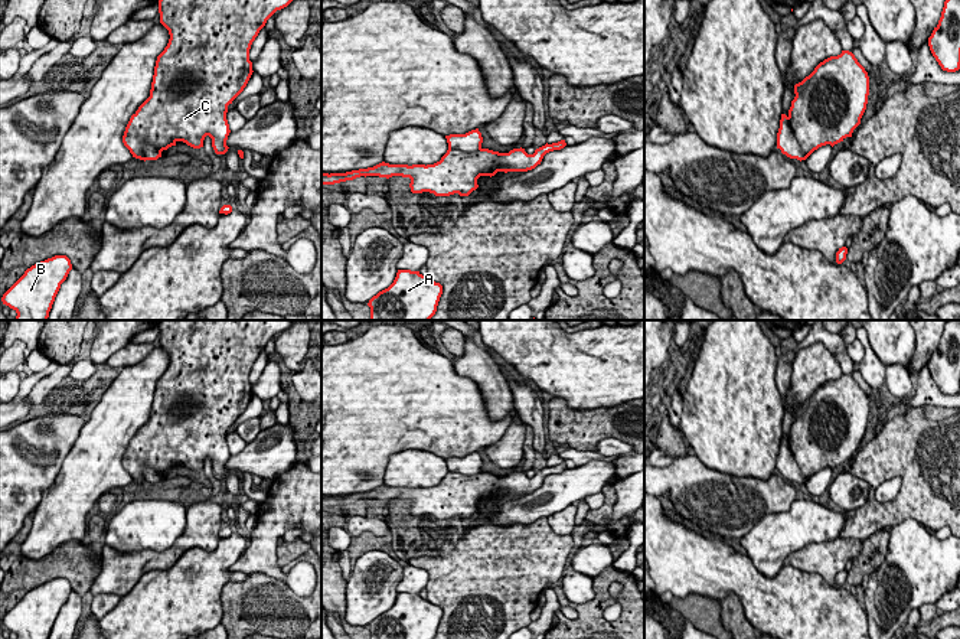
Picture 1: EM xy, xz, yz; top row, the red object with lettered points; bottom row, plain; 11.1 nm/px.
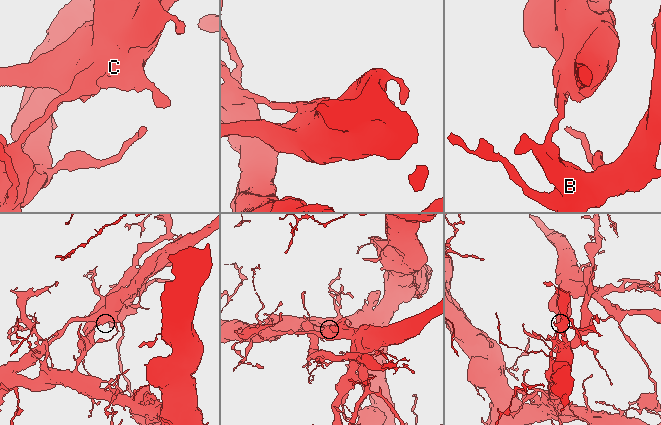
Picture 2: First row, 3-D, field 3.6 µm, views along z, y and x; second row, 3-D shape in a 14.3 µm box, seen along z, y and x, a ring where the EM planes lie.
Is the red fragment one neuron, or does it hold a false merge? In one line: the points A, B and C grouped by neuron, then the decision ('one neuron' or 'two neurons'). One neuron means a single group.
groups A B / C; two neurons

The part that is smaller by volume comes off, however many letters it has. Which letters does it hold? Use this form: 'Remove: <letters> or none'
Remove: C

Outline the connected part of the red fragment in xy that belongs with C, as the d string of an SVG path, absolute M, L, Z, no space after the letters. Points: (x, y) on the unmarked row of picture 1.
M160 320L160 346L169 353L170 362L157 379L150 420L131 439L123 466L133 480L147 483L143 467L153 467L157 473L167 473L183 464L193 472L203 470L206 459L212 462L216 477L228 475L226 463L231 456L226 443L228 428L244 414L251 398L249 372L267 343L287 330L294 320Z

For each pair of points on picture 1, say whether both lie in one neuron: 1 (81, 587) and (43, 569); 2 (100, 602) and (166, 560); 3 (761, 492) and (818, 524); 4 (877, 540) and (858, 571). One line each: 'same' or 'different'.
1: same
2: different
3: different
4: same

